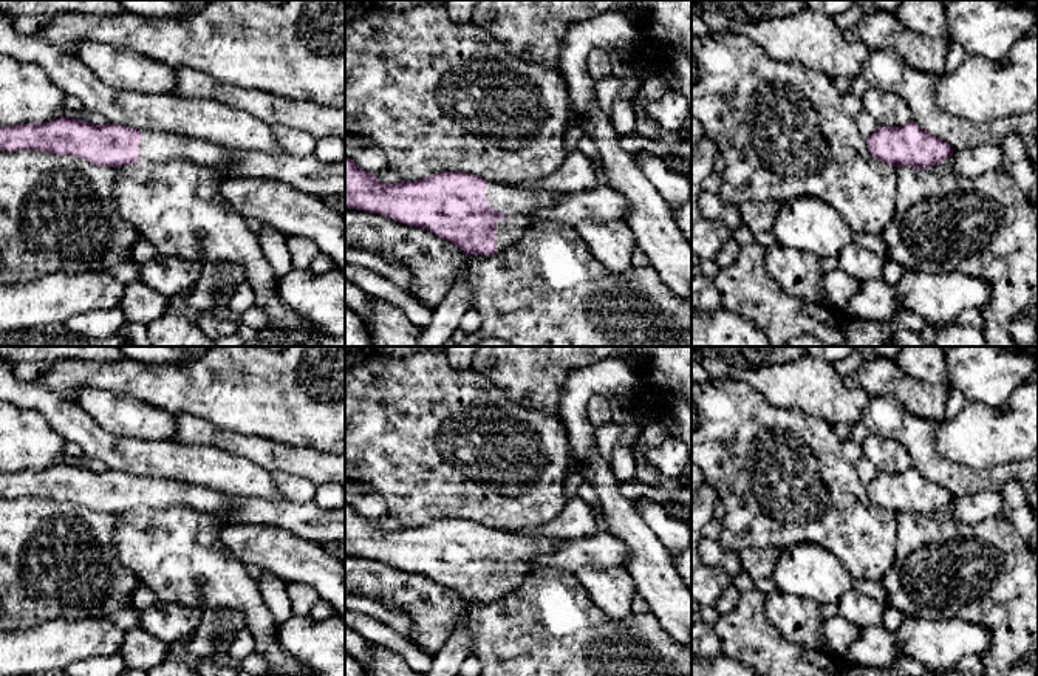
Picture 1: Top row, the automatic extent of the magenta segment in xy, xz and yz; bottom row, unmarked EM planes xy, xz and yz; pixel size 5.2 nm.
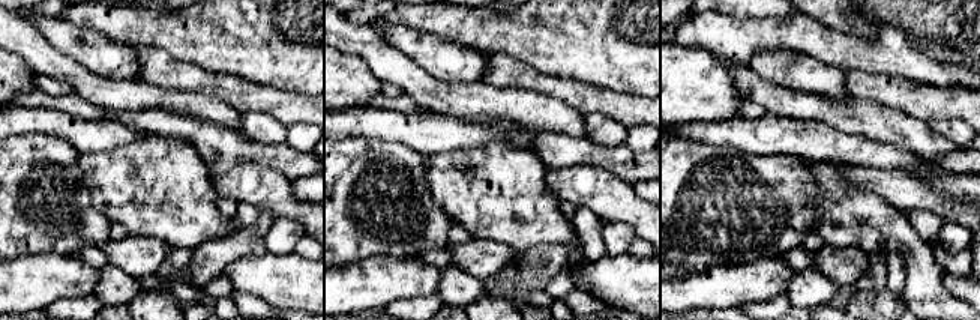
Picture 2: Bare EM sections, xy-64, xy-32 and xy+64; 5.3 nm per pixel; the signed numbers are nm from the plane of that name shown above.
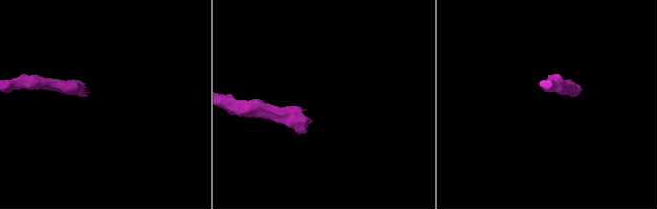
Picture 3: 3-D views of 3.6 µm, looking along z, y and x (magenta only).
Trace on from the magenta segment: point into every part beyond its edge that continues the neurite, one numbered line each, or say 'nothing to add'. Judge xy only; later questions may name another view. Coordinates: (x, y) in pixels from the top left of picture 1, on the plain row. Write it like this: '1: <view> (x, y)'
1: xy (160, 494)

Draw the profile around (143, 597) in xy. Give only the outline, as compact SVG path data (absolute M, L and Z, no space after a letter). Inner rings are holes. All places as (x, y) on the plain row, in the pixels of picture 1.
M139 585L131 594L130 606L133 606L136 609L145 609L145 608L155 605L158 600L159 599L150 588Z

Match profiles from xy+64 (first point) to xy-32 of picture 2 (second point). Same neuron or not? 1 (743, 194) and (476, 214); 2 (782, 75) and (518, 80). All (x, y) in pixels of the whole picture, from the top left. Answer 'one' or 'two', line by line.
1: two
2: two

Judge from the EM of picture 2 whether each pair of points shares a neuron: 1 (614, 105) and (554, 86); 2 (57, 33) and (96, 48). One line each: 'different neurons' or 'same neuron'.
1: same neuron
2: same neuron

